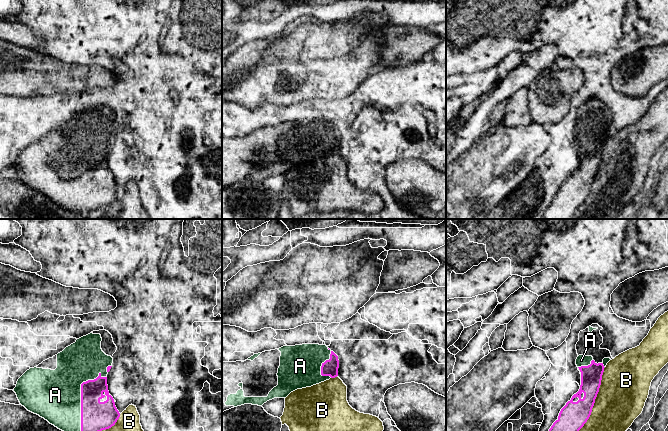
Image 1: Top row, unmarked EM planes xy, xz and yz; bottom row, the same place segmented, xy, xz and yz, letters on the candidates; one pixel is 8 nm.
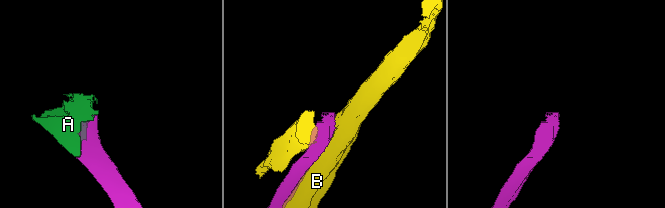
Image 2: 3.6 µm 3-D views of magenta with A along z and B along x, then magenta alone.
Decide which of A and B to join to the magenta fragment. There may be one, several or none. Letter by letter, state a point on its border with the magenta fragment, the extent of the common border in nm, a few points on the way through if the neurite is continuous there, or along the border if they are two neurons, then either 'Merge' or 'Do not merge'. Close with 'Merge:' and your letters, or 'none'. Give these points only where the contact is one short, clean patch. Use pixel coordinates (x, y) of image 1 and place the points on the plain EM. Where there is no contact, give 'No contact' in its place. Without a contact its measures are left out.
A: Touches magenta at xy (81, 176). Shared border 550 nm. Merge
B: Touches magenta at yz (593, 181). Shared border 650 nm. Do not merge
Merge: A

